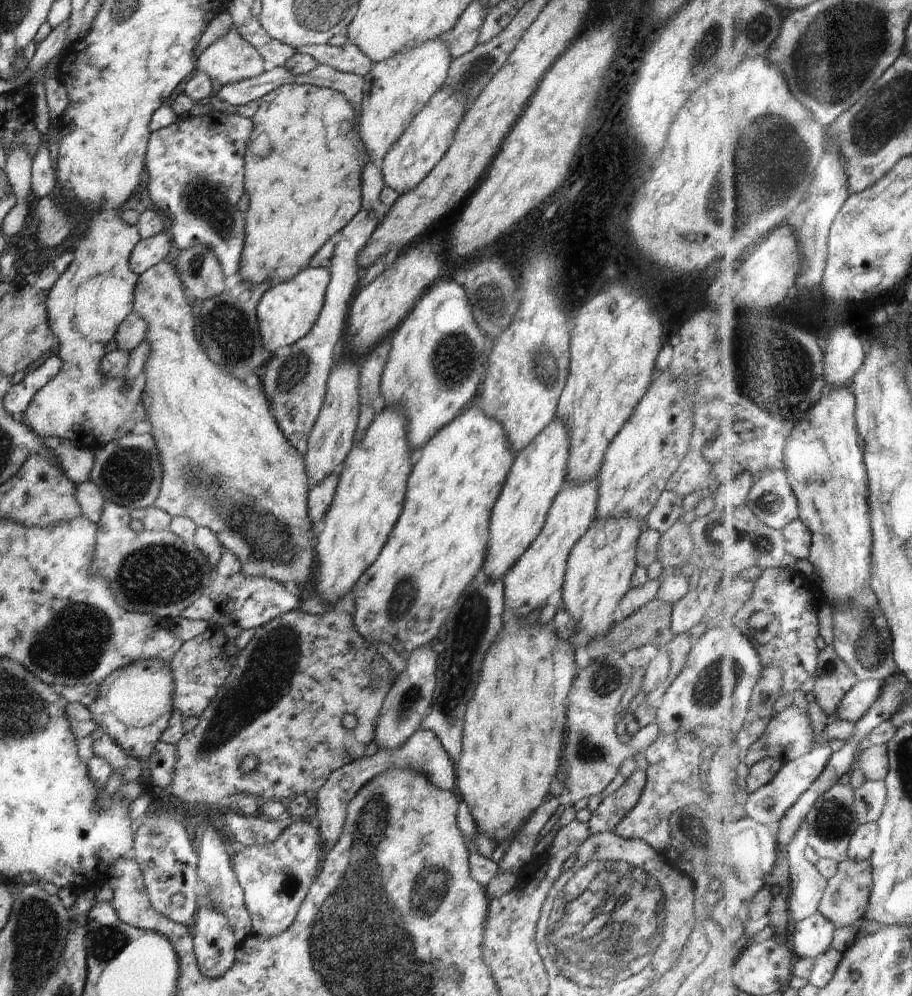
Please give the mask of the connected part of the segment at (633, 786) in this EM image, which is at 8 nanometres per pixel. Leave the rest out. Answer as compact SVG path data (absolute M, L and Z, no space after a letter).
M637 769L634 774L630 774L624 784L613 794L604 798L598 808L592 812L592 818L587 822L590 826L590 835L603 831L614 831L618 822L636 806L645 785L644 771Z

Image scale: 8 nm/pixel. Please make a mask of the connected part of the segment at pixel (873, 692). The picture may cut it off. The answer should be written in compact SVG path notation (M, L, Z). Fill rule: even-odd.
M868 680L868 682L860 682L860 686L856 686L856 690L852 690L852 694L848 694L848 698L842 702L840 716L850 720L850 722L862 720L870 712L870 708L878 700L878 696L883 696L885 689L884 681Z

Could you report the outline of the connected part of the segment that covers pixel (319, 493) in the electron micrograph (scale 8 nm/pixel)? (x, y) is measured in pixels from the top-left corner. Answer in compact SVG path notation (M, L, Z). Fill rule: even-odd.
M335 471L330 476L326 476L320 484L314 484L312 488L309 488L308 520L316 529L321 525L328 506L332 504L338 482L339 474L338 471Z

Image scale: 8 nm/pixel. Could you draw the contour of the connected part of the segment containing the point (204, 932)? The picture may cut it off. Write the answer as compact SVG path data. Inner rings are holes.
M201 900L191 926L194 929L193 949L200 972L206 978L224 976L232 968L239 947L228 918L214 910L210 902Z

